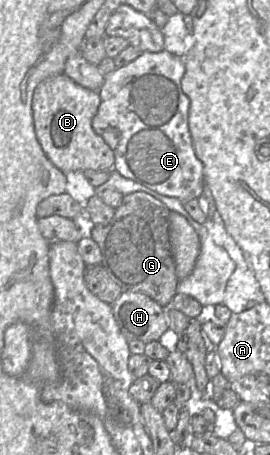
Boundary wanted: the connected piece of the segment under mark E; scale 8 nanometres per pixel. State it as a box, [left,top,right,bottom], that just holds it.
[92,50,205,201]

